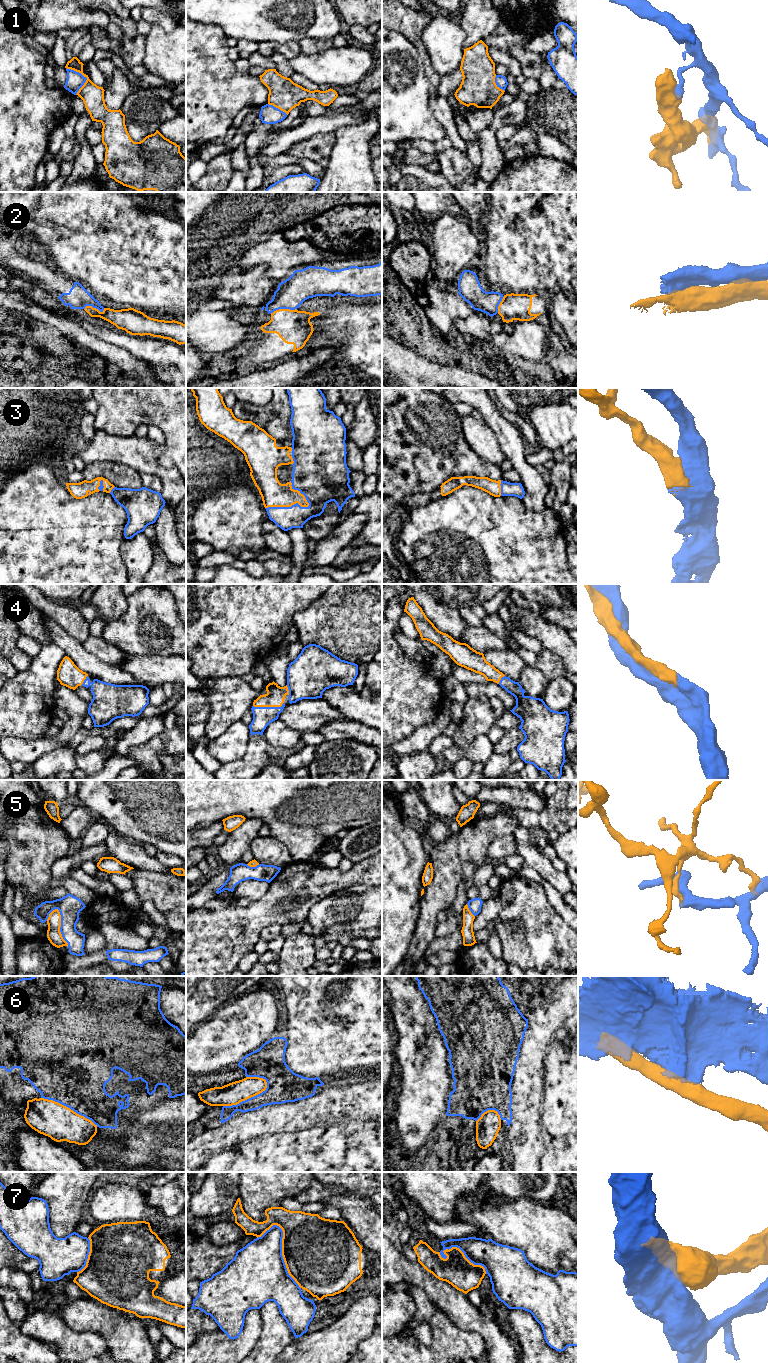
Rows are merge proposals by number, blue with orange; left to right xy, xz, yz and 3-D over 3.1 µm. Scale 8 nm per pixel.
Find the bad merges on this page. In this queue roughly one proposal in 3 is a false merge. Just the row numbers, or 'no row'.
1, 2, 5, 7

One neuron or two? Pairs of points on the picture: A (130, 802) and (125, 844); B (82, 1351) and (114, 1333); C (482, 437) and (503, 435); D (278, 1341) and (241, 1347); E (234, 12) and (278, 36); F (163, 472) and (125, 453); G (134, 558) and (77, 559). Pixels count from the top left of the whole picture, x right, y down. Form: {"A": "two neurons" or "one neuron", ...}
{"A": "two neurons", "B": "two neurons", "C": "two neurons", "D": "two neurons", "E": "one neuron", "F": "one neuron", "G": "two neurons"}

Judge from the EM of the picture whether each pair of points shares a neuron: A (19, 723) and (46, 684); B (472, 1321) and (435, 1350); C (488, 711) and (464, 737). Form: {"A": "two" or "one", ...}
{"A": "one", "B": "two", "C": "one"}

